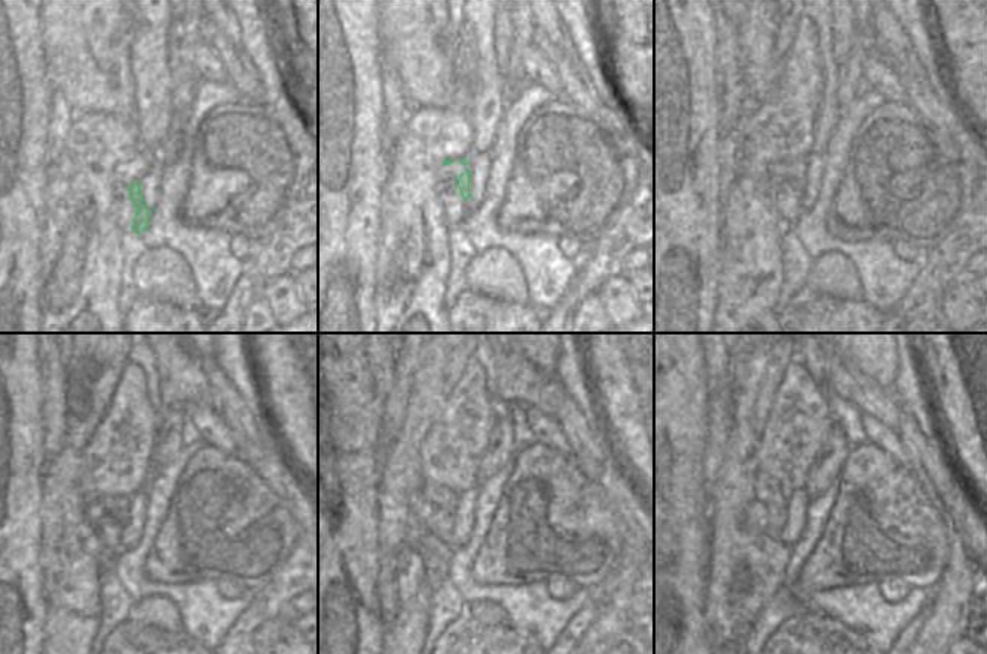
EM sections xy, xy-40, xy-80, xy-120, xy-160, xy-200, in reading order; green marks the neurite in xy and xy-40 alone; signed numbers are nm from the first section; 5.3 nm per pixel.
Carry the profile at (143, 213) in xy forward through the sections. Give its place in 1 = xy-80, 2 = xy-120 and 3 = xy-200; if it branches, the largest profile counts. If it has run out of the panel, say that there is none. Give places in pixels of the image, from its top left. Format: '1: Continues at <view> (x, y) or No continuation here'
1: Continues at xy-80 (797, 174)
2: Continues at xy-120 (120, 506)
3: Continues at xy-200 (765, 489).

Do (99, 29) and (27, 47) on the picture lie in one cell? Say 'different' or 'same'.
different

